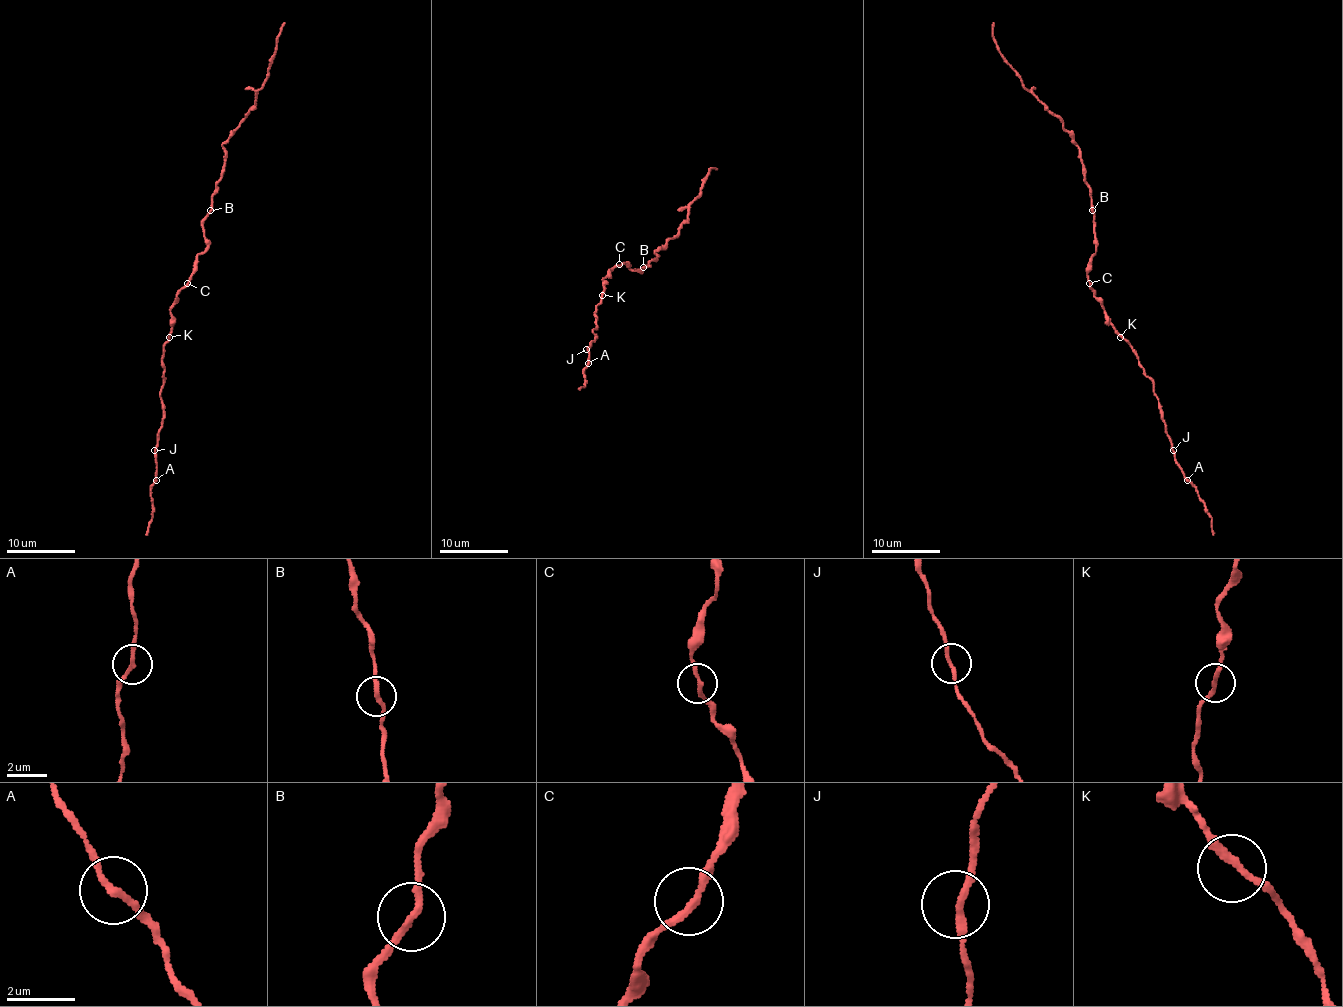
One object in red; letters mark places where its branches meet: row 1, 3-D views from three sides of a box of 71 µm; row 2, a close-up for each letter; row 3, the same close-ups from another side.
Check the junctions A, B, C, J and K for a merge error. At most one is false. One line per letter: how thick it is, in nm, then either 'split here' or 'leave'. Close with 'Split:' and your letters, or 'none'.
A: calibre 200 nm; leave
B: calibre 220 nm; split here
C: calibre 220 nm; leave
J: calibre 200 nm; leave
K: calibre 220 nm; leave
Split: B

